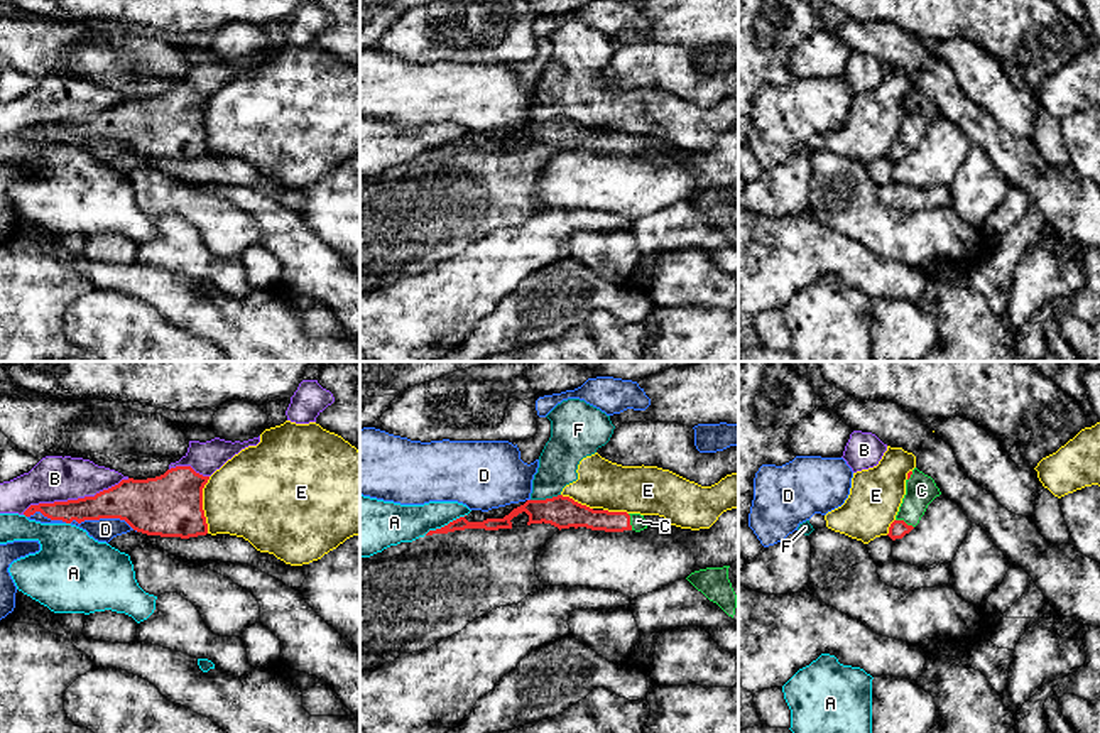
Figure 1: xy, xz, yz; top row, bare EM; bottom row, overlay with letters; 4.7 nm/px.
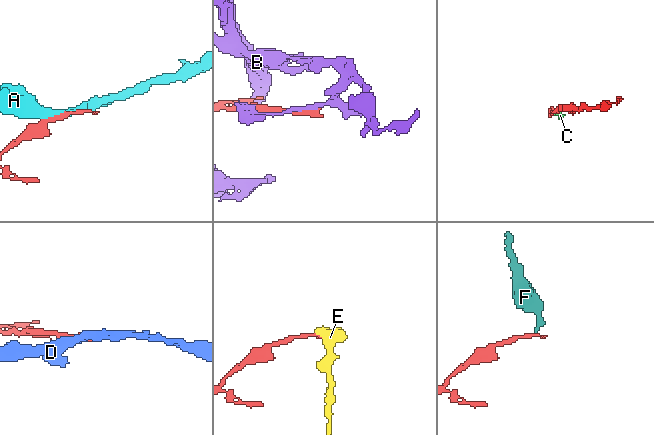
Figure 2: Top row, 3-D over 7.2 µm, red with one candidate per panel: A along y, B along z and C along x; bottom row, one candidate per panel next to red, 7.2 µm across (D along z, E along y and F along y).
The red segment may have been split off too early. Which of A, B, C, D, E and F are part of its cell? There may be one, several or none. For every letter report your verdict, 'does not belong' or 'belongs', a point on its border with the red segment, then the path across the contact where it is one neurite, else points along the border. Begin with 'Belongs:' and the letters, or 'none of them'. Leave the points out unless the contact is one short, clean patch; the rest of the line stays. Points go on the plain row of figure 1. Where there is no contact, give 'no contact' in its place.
Belongs: C
A: does not belong | xz (445, 147)
B: does not belong | xy (75, 122)
C: belongs | yz (904, 144) | across yz (898, 151), (904, 144), (921, 112)
D: does not belong | xy (103, 139)
E: does not belong | xy (201, 127) | along xy (210, 98), (203, 110), (206, 154)
F: does not belong | xz (546, 120) | along xz (560, 115), (550, 120), (531, 122)

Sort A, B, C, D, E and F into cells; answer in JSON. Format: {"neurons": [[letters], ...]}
{"neurons": [["A"], ["B"], ["C"], ["D"], ["E", "F"]]}

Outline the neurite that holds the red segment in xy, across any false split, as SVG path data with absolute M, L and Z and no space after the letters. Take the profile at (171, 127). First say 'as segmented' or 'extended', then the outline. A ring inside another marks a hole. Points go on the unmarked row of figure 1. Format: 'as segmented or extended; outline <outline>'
as segmented; outline M176 88L155 100L122 101L95 118L30 127L24 137L41 133L66 145L120 140L147 157L189 160L208 155L203 132L203 110L208 101L210 98L191 88Z

